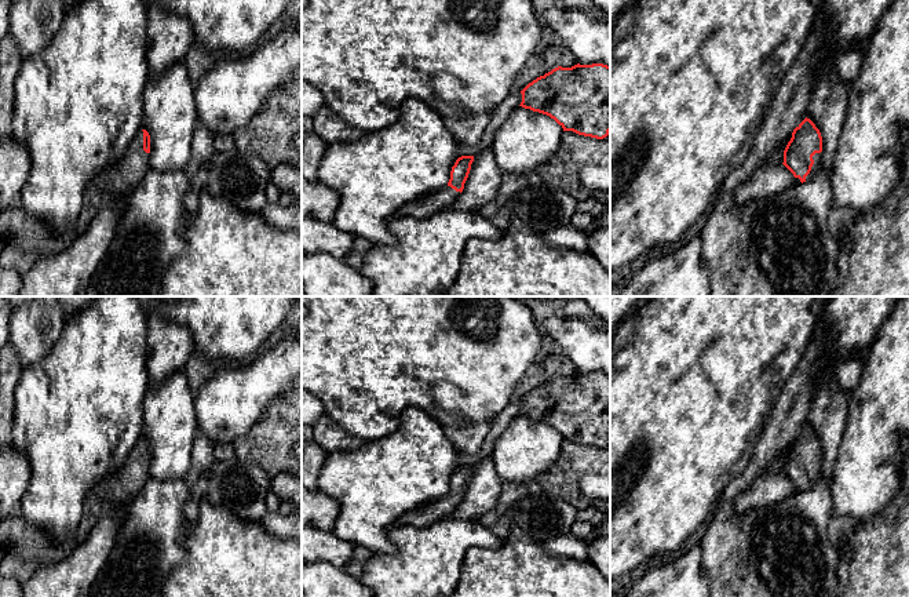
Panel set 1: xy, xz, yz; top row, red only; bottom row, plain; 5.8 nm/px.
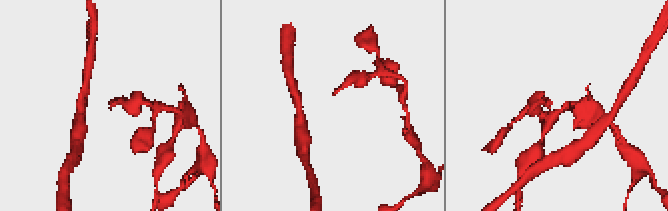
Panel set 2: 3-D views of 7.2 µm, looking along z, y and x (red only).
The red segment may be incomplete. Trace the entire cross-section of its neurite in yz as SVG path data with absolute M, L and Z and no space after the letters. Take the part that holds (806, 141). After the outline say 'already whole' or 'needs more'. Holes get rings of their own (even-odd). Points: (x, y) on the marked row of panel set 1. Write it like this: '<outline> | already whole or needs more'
M804 119L792 132L784 150L784 165L793 174L796 183L825 171L822 167L822 136L810 119Z | needs more

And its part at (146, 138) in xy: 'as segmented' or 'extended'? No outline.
extended

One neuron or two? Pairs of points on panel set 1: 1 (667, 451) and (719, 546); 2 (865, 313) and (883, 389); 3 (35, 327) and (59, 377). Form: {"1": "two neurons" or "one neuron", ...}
{"1": "two neurons", "2": "two neurons", "3": "two neurons"}

